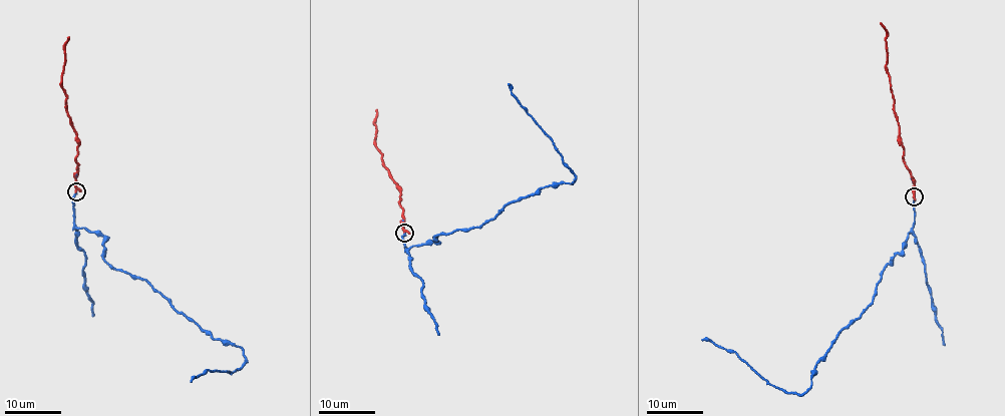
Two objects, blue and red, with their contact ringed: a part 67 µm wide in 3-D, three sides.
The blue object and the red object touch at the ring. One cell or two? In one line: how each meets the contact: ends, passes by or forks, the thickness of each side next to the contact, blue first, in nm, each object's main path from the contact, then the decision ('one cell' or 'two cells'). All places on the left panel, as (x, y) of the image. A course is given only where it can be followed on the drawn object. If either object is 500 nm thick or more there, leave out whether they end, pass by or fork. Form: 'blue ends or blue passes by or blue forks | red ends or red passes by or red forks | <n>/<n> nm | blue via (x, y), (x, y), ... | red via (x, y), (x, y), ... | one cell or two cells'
blue ends | red passes by | 190/160 nm | blue via (76, 191), (73, 223), (98, 231), (108, 265), (241, 348), (238, 370), (191, 381) | red via (76, 191), (78, 143), (66, 111), (65, 90), (61, 85), (64, 43), (69, 37) | one cell

